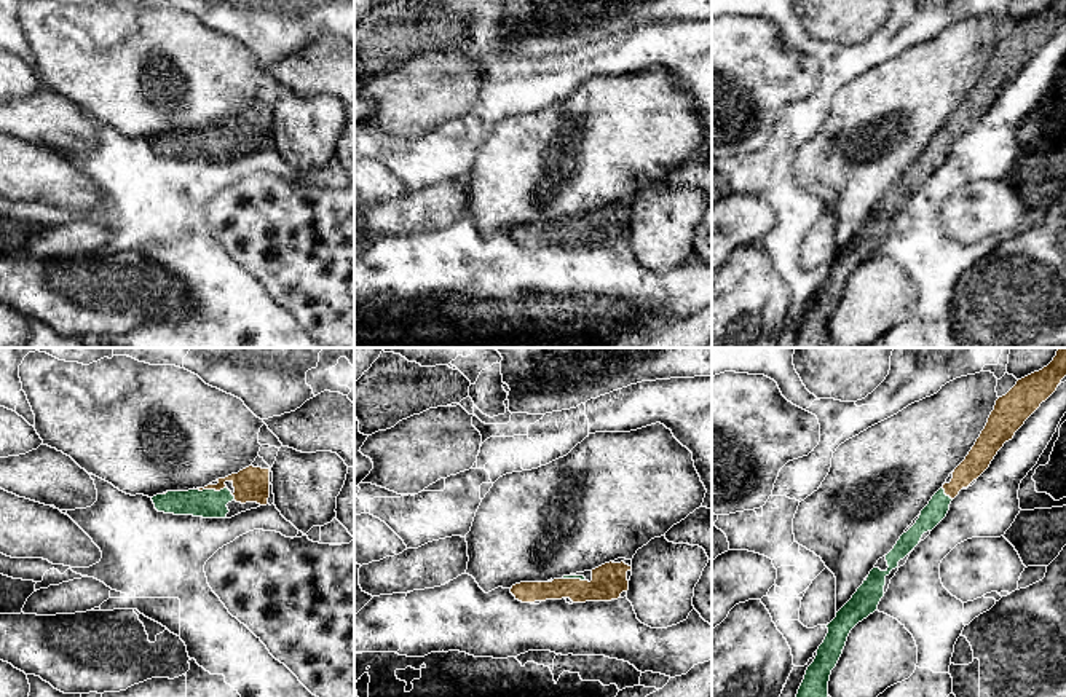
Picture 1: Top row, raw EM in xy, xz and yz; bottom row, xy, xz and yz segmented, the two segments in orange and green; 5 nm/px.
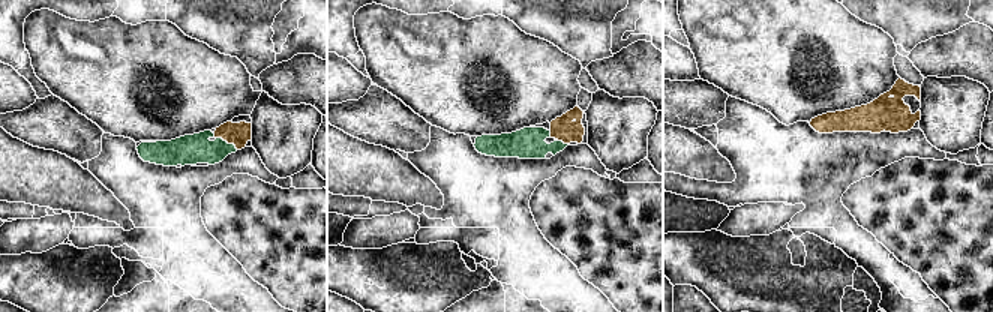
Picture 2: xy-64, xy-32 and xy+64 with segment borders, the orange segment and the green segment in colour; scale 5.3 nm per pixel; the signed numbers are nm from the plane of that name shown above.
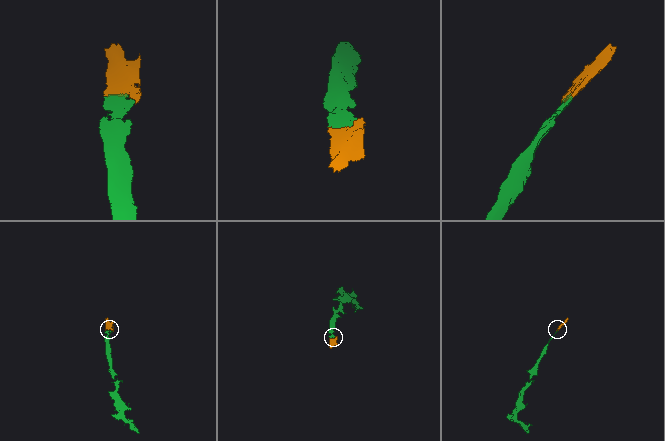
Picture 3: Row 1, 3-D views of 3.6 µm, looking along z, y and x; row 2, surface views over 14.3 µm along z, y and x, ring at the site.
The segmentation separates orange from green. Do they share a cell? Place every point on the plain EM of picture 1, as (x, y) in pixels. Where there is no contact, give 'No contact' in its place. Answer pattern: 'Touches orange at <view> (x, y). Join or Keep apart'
Touches orange at xy (211, 131). Join

